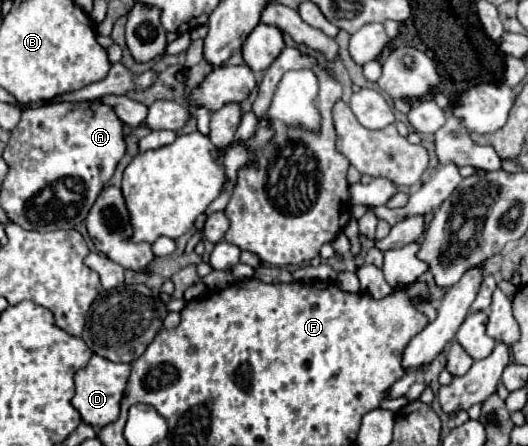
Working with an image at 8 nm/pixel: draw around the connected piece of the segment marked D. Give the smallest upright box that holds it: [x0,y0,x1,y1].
[71,355,131,427]

